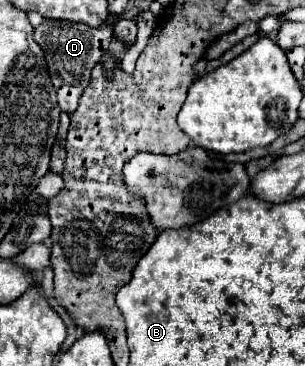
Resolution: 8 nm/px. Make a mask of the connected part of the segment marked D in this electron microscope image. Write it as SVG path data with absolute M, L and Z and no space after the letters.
M43 20L41 26L35 28L35 42L43 48L45 60L49 66L51 82L57 90L57 100L63 112L71 114L77 108L79 96L83 94L85 86L91 80L91 70L99 62L103 48L109 46L109 40L113 36L113 26L105 28L91 28L85 24L75 22L63 22L63 20Z

